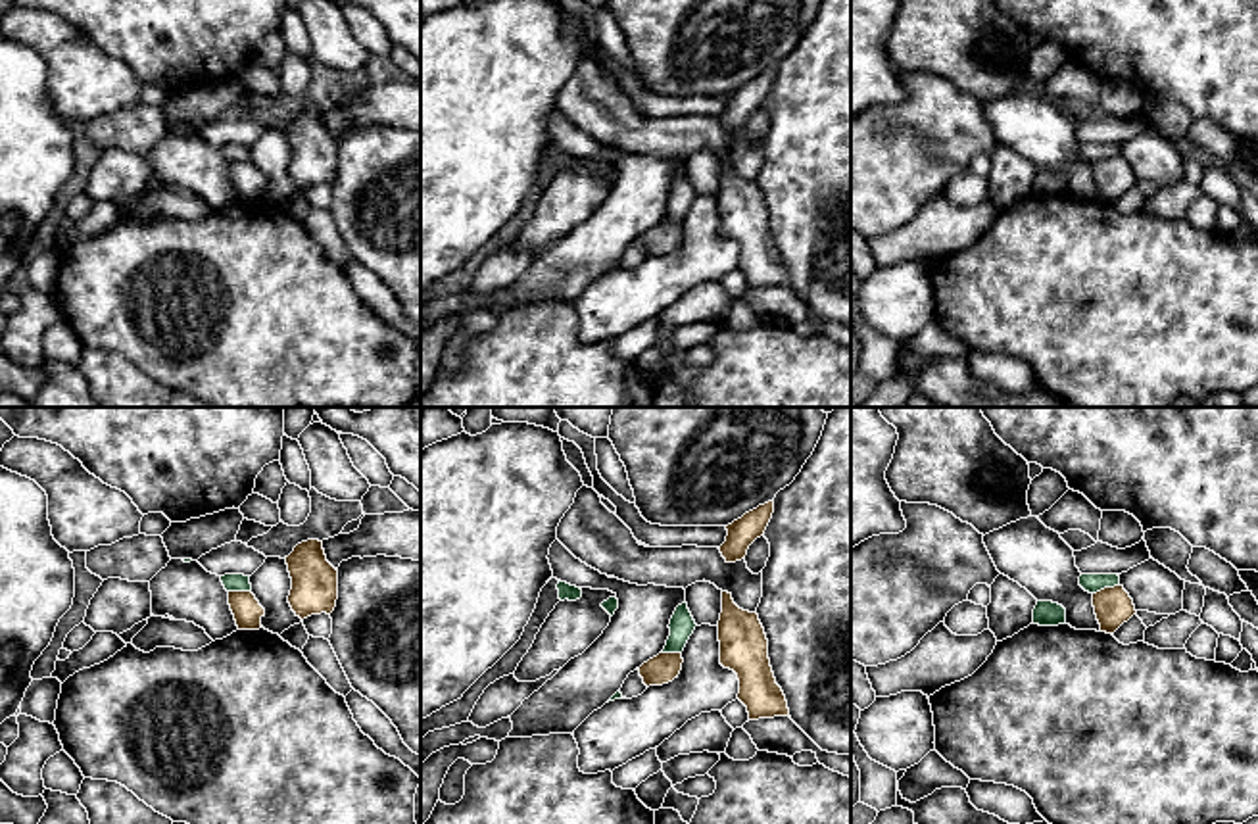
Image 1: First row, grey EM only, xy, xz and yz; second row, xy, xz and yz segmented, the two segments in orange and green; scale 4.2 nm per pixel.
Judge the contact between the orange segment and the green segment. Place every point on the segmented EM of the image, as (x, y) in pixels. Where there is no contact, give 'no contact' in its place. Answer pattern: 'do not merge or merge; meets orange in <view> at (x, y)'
do not merge; meets orange in yz at (1105, 588)

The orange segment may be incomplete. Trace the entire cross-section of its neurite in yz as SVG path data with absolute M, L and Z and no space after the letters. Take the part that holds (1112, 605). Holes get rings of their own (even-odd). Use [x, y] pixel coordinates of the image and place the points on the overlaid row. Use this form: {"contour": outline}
{"contour": "M1124 586L1104 588L1093 594L1093 607L1101 632L1114 634L1137 611Z"}

